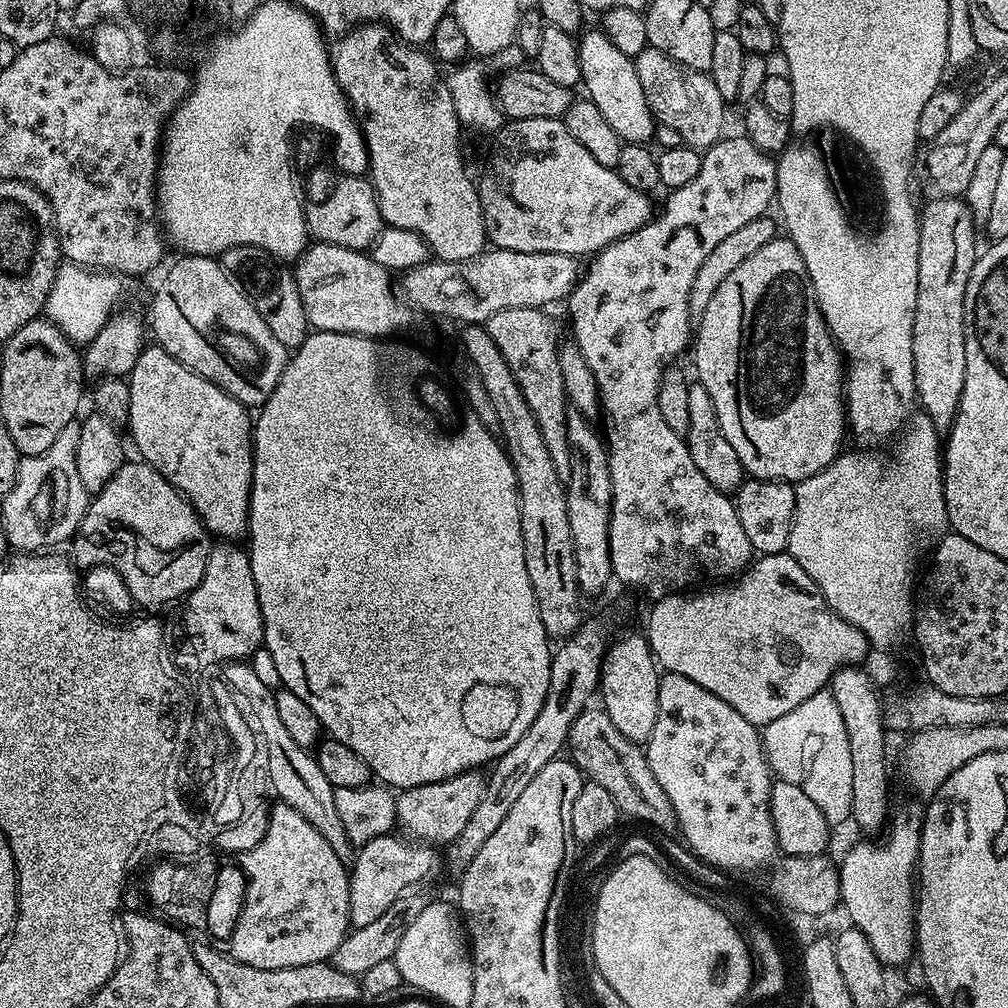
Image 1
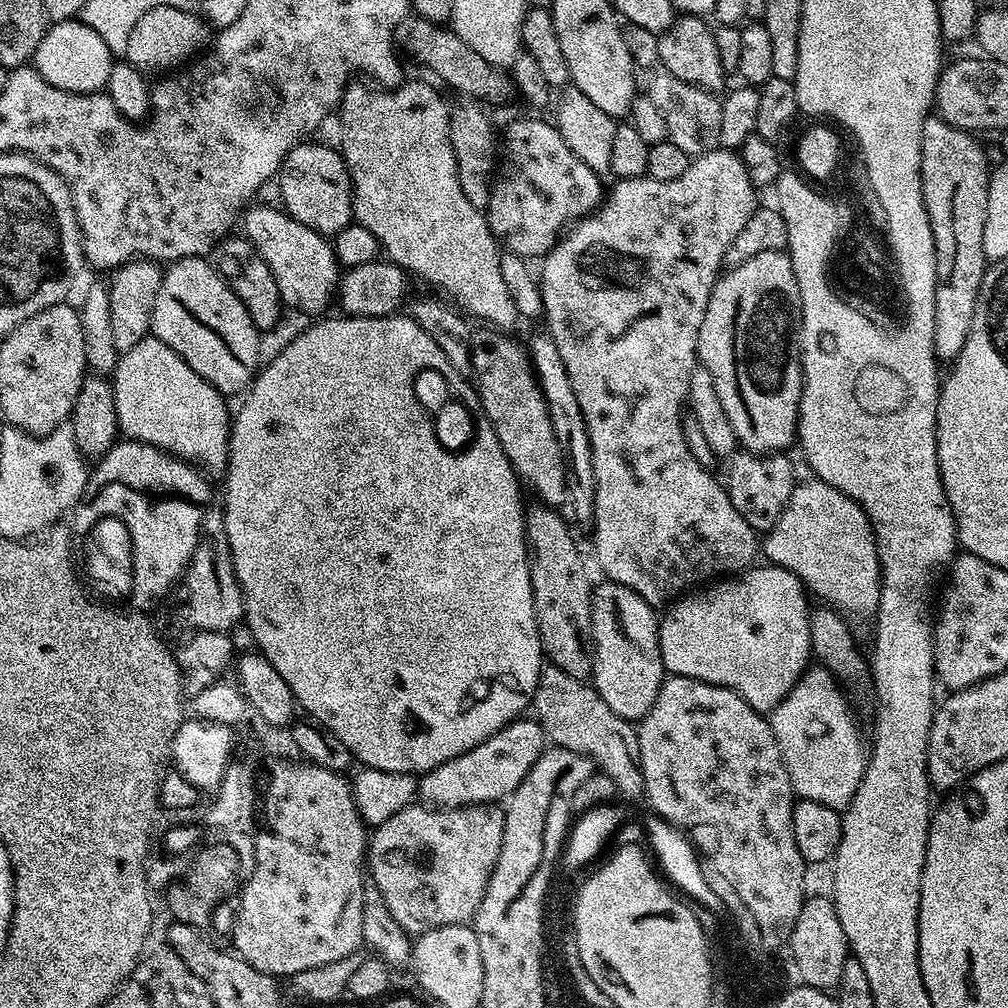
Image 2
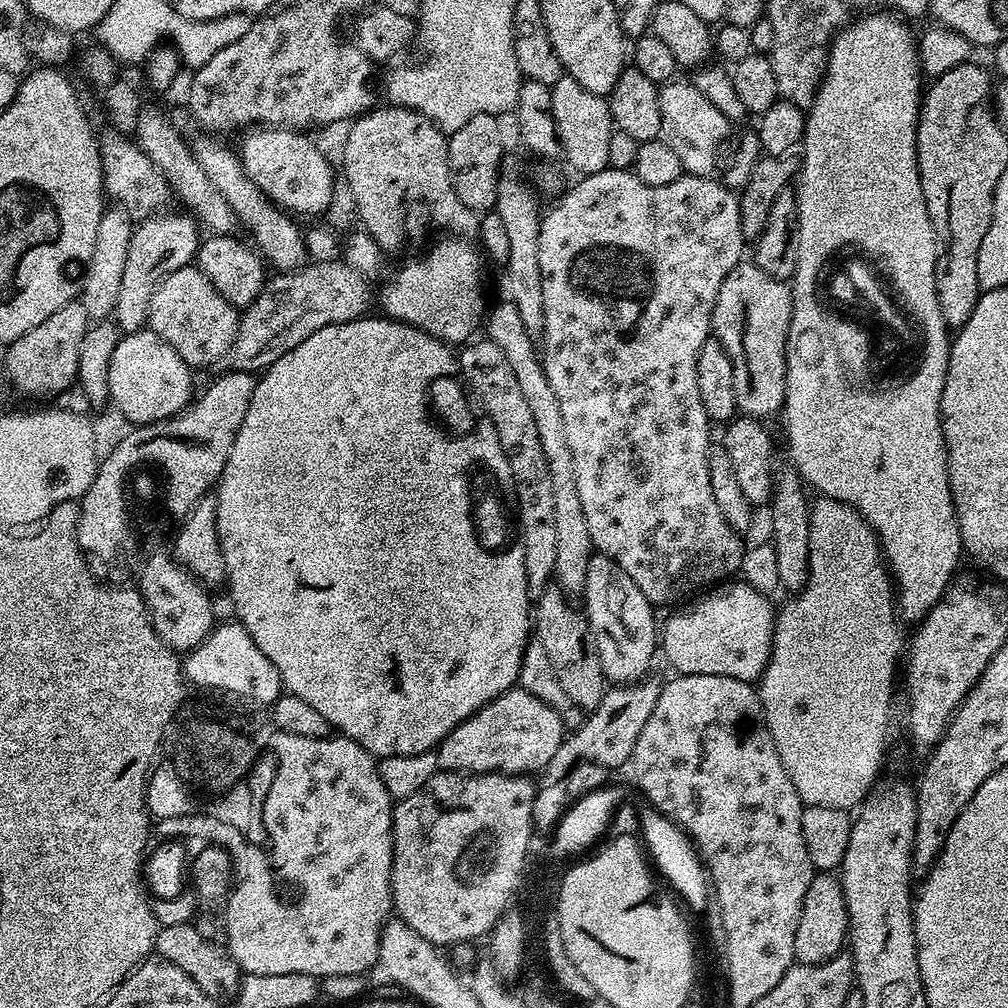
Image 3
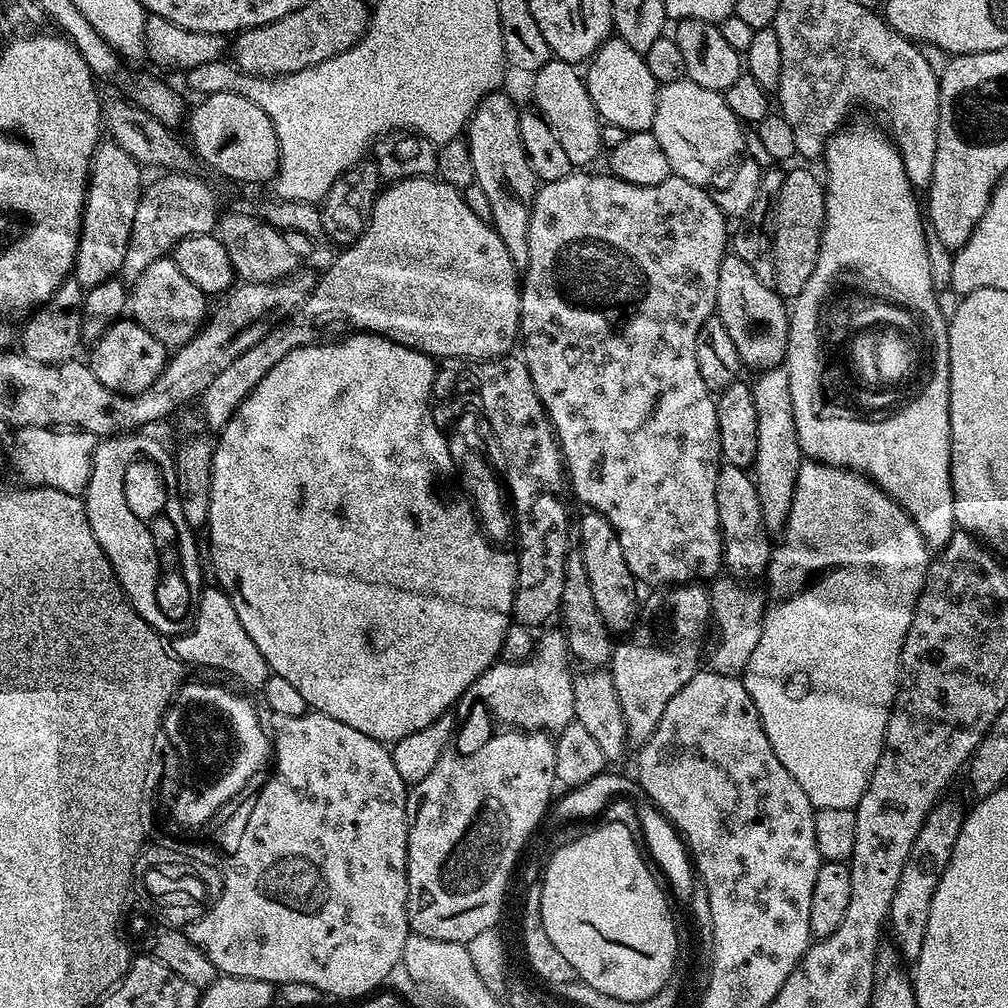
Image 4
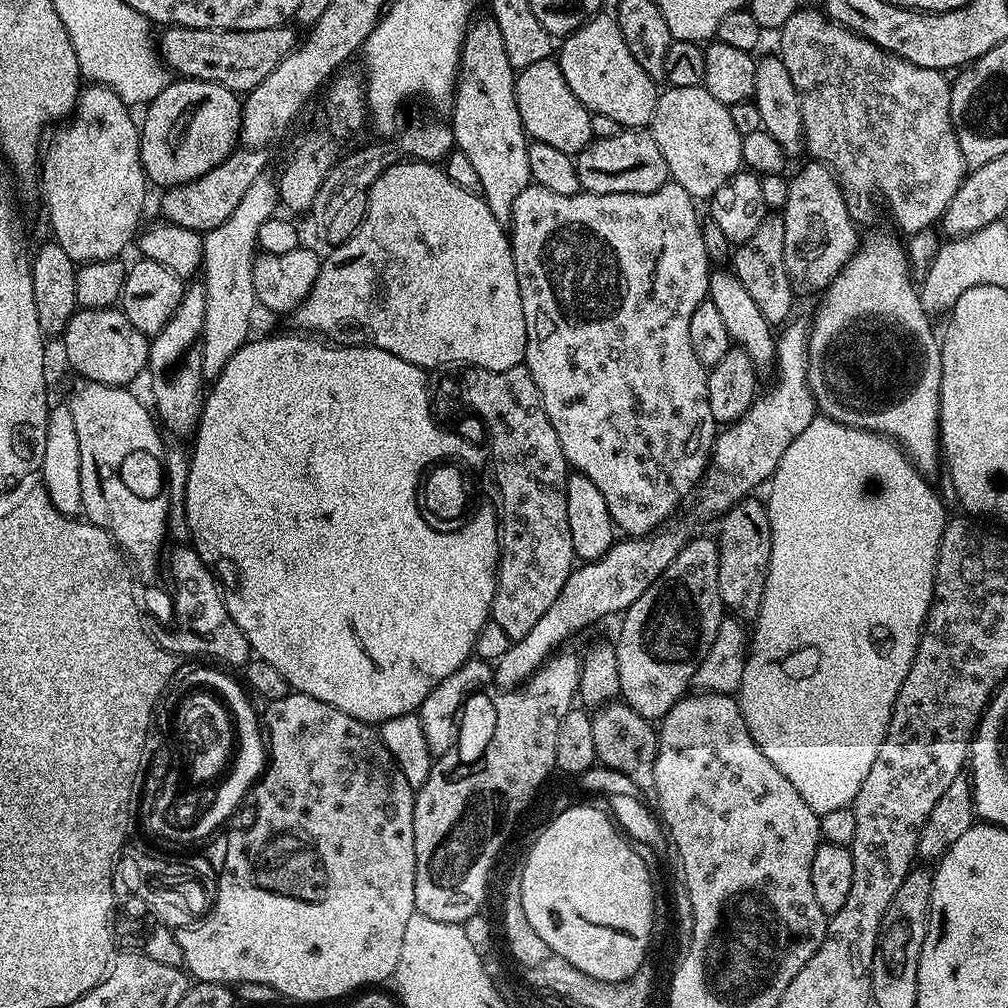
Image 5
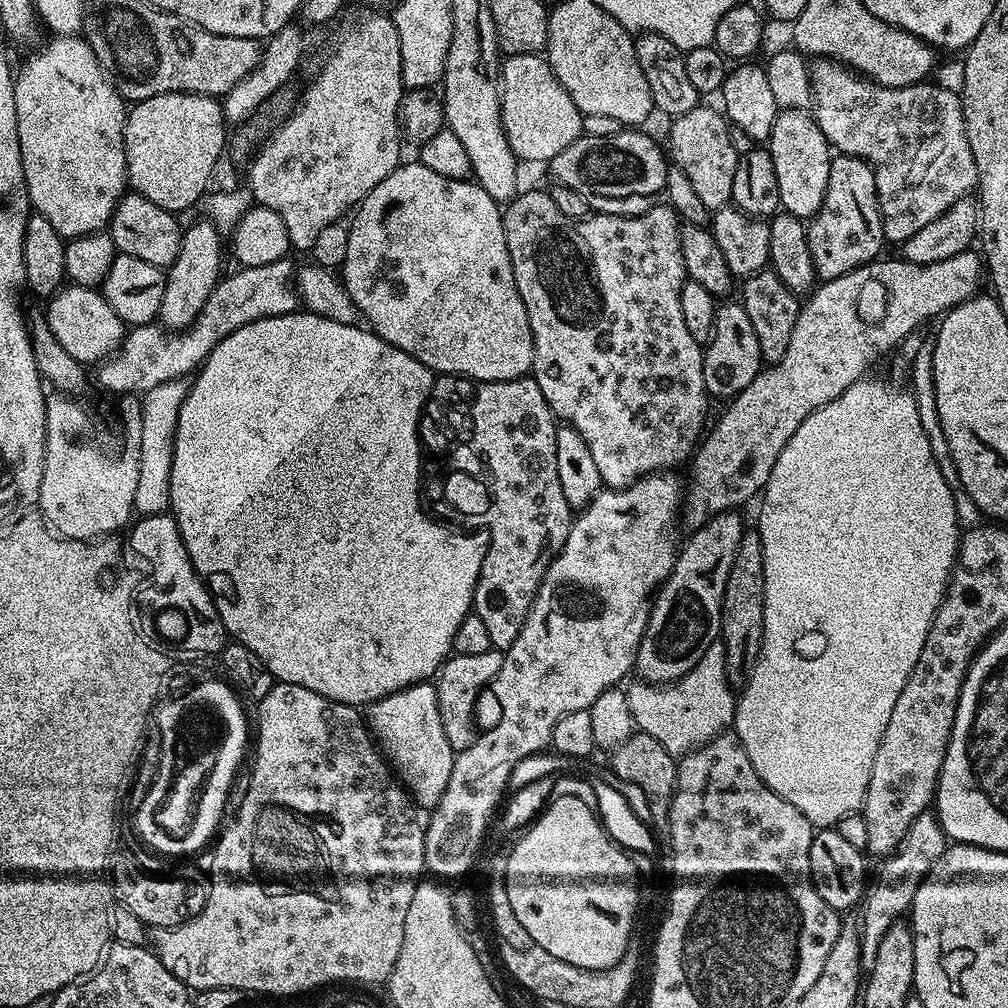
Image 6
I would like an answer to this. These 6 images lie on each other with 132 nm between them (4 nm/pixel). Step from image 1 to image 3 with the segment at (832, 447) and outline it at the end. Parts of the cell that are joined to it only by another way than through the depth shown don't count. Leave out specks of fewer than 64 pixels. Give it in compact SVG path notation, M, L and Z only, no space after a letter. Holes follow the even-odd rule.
M754 263L737 264L718 290L712 311L712 332L730 358L736 407L743 415L764 422L767 416L783 409L791 317L791 287L783 280L775 280Z

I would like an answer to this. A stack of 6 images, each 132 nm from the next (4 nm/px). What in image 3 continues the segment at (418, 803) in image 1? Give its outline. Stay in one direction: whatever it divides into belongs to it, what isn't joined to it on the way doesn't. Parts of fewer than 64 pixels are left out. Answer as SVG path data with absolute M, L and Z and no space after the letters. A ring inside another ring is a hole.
M519 686L503 692L466 722L462 722L435 749L437 769L445 772L479 774L505 772L507 776L539 773L554 758L564 740L566 725L557 709Z

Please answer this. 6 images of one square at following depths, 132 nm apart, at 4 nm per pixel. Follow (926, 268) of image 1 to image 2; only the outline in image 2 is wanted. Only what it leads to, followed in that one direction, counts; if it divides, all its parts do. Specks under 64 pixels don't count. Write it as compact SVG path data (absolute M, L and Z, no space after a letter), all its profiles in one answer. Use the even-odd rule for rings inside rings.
M935 114L924 121L920 185L936 251L936 289L930 307L934 314L934 350L940 362L955 362L966 346L986 267L982 230L986 226L990 163L976 139L973 133L950 126Z

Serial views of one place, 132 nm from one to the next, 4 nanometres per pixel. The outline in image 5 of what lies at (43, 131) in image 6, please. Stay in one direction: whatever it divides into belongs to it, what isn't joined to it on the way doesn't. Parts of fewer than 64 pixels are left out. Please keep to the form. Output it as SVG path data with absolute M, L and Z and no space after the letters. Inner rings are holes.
M92 84L81 91L71 119L61 123L52 137L47 137L38 164L38 177L40 192L44 195L44 208L48 211L48 224L52 227L51 239L62 246L62 250L66 250L77 265L123 257L128 243L131 240L133 243L141 231L140 215L144 212L144 199L148 196L150 184L140 161L138 120L128 112L131 112L129 105L118 98L112 88Z

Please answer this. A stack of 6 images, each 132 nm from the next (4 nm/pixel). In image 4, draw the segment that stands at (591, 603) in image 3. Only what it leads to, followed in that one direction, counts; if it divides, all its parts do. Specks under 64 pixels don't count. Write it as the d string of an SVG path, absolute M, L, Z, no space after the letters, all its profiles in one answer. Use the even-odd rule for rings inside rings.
M588 510L583 514L585 516L580 520L578 551L582 554L582 562L586 566L586 578L590 578L590 591L594 593L598 614L602 614L606 626L613 633L627 633L638 616L638 596L636 600L638 581L630 574L626 558L622 558L622 546L618 542L614 526L610 526L610 522L606 522L606 518L597 512Z

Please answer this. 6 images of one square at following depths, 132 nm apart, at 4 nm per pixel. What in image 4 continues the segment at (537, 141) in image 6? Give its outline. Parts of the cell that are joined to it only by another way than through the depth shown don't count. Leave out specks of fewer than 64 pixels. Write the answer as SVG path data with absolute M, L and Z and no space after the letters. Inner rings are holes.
M553 58L546 62L546 66L536 71L531 80L532 96L536 99L535 111L549 124L554 137L558 138L558 143L562 145L562 150L566 150L566 158L570 158L572 165L580 170L592 166L588 164L594 163L596 155L602 152L600 142L602 121L590 98L581 69L565 60Z

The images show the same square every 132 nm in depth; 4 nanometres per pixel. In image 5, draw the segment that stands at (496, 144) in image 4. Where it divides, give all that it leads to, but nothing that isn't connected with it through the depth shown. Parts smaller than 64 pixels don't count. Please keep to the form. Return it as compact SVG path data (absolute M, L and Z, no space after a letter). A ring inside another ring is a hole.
M491 14L477 15L468 25L464 35L464 45L460 51L460 71L456 74L456 87L450 109L450 127L455 147L470 163L478 174L478 182L482 182L479 195L484 197L486 206L490 206L490 214L498 218L498 222L507 225L512 218L514 201L518 194L526 190L532 179L530 174L530 158L528 145L530 137L524 131L522 118L518 114L516 101L516 72L510 66L510 58L506 58L506 42L502 42L502 30L498 30L498 22L494 22Z

